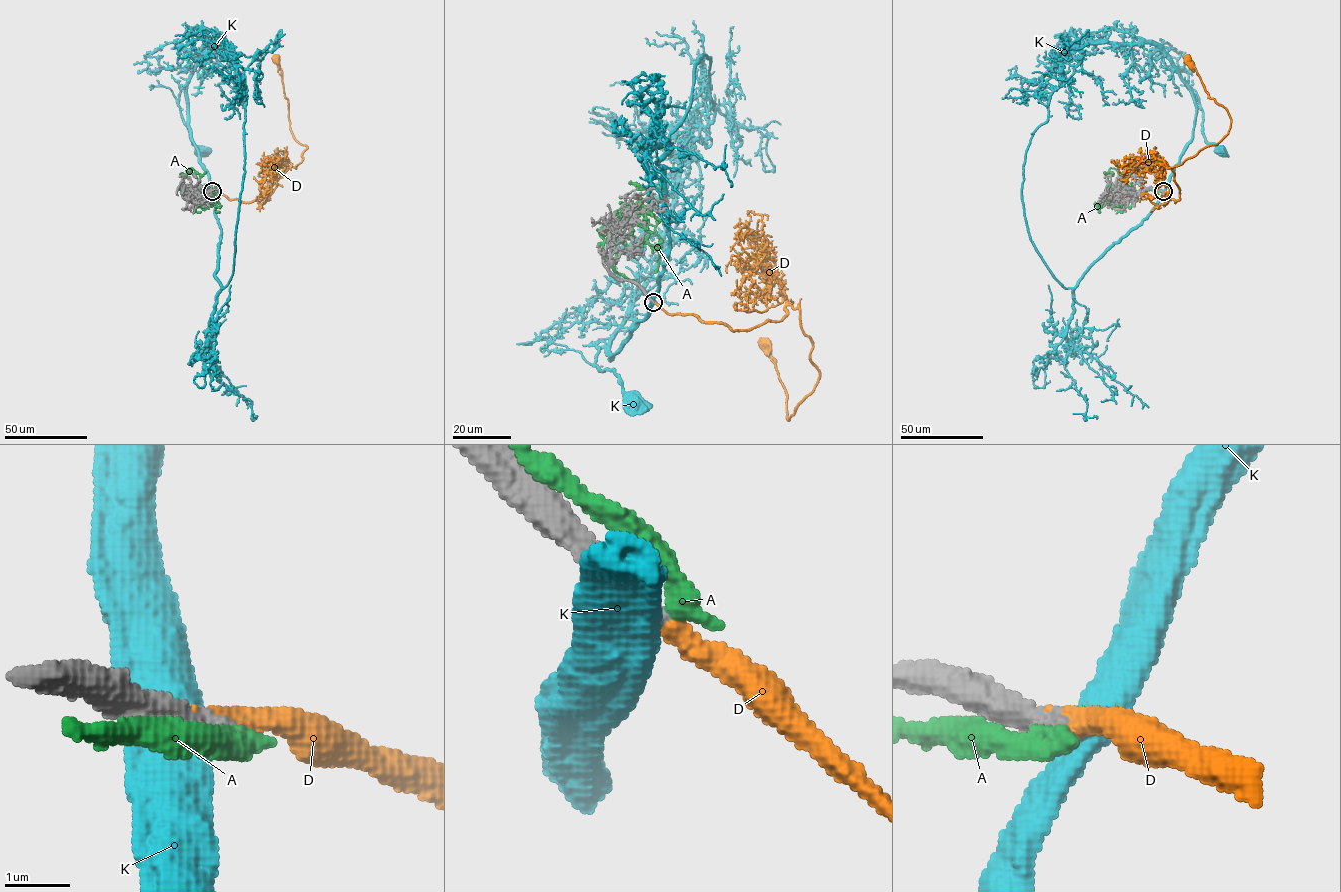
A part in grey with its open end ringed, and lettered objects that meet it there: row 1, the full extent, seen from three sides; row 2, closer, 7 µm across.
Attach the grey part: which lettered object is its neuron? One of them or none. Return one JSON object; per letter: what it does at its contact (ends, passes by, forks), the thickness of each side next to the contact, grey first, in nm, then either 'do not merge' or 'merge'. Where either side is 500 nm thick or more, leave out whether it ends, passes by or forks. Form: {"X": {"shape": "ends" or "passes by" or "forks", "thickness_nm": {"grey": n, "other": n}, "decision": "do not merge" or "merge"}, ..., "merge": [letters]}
{"A": {"shape": "ends", "thickness_nm": {"grey": 360, "other": 360}, "decision": "do not merge"}, "D": {"shape": "ends", "thickness_nm": {"grey": 400, "other": 320}, "decision": "merge"}, "K": {"thickness_nm": {"grey": 400, "other": 600}, "decision": "do not merge"}, "merge": ["D"]}

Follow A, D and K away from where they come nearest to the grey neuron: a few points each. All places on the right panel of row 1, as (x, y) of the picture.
A: (1163, 191), (1150, 189), (1142, 194), (1121, 194), (1109, 185), (1122, 193), (1130, 194), (1129, 190)
D: (1163, 190), (1179, 200), (1165, 163), (1176, 166), (1216, 144), (1231, 124), (1187, 59)
K: (1163, 191), (1184, 146), (1191, 138), (1196, 104), (1189, 88), (1202, 111), (1204, 139), (1220, 150)

